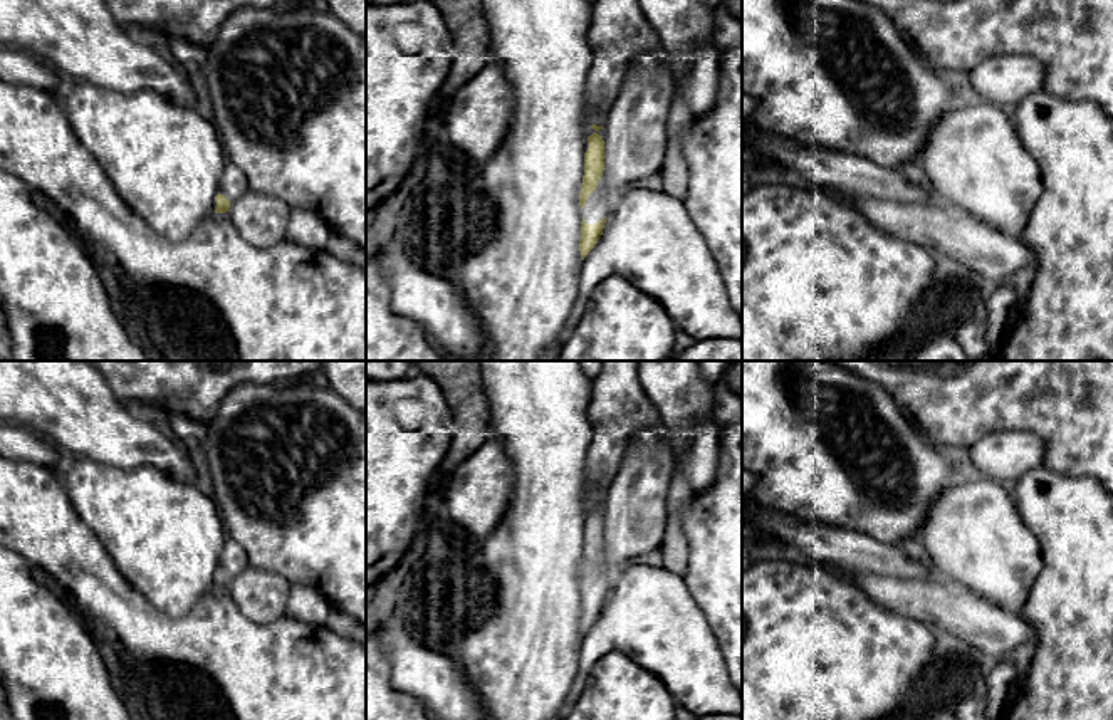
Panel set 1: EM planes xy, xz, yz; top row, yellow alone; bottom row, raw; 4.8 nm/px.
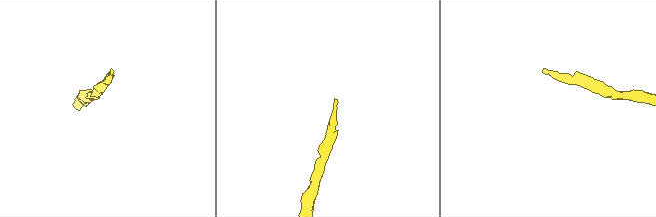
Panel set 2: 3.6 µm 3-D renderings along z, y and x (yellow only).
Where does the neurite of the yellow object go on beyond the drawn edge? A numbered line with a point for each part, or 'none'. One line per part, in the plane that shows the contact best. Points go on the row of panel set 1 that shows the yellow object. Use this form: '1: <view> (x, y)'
1: xz (596, 205)

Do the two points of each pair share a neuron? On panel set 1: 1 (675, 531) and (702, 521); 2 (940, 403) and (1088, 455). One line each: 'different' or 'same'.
1: different
2: same

